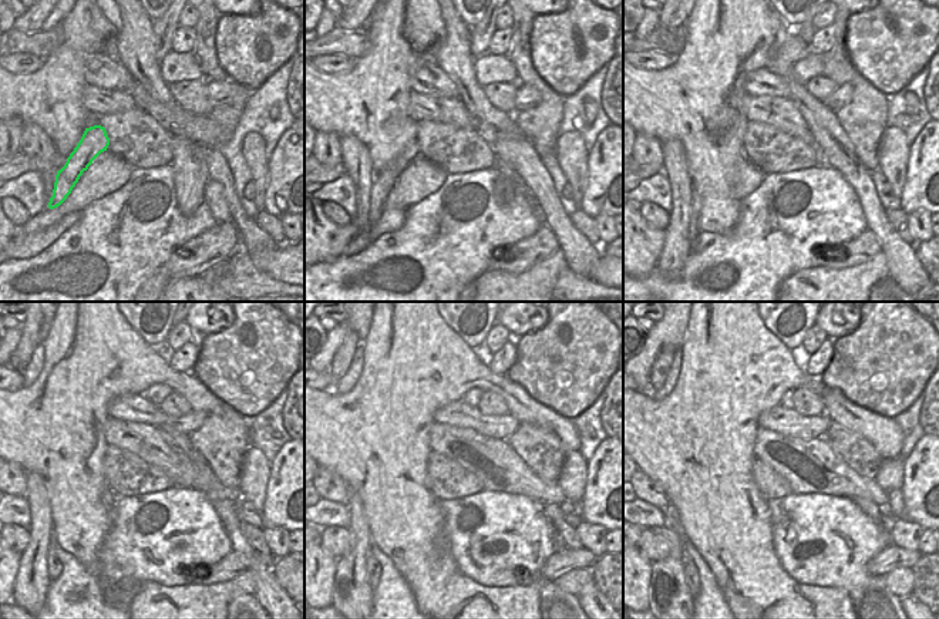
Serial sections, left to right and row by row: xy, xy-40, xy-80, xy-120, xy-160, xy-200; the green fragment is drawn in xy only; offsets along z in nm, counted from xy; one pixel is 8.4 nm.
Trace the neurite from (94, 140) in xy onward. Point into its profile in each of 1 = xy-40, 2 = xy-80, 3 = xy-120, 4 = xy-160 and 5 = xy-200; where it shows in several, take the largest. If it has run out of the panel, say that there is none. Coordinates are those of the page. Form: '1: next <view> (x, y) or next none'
1: next xy-40 (384, 180)
2: next xy-80 (696, 202)
3: next xy-120 (53, 564)
4: next xy-160 (372, 565)
5: next xy-200 (690, 569)

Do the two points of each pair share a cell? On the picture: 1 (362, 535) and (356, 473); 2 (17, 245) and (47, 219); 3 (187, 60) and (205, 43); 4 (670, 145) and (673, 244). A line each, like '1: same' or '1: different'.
1: different
2: different
3: different
4: same

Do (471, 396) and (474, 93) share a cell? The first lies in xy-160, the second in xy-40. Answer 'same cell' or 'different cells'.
different cells

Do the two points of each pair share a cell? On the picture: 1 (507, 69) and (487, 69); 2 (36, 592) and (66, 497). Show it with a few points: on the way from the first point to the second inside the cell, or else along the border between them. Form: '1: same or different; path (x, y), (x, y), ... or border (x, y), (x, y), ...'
1: same; path (502, 69), (491, 69)
2: different; border (47, 498), (51, 532)

